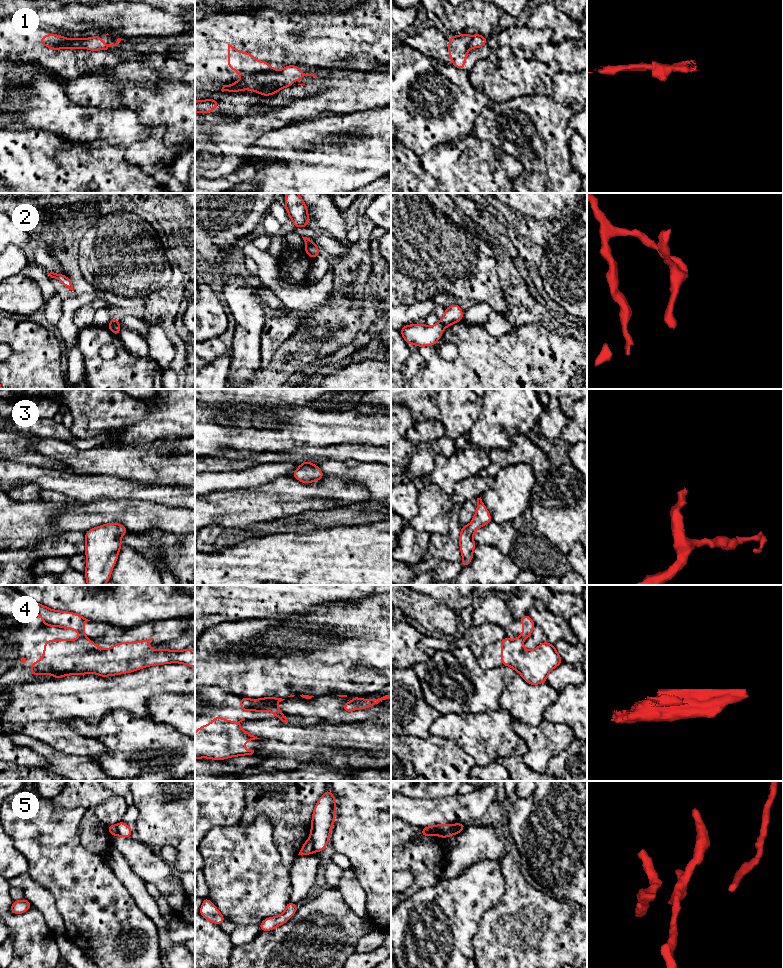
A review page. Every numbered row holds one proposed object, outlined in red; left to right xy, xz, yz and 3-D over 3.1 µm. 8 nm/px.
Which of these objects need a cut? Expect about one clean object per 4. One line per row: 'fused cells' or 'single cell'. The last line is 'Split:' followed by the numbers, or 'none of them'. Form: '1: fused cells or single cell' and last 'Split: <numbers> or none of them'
1: fused cells
2: fused cells
3: single cell
4: fused cells
5: fused cells
Split: 1, 2, 4, 5

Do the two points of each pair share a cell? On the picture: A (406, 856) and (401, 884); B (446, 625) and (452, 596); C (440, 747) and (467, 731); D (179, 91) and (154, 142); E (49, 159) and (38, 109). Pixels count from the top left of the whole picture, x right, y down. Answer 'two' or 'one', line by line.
A: two
B: two
C: two
D: two
E: two

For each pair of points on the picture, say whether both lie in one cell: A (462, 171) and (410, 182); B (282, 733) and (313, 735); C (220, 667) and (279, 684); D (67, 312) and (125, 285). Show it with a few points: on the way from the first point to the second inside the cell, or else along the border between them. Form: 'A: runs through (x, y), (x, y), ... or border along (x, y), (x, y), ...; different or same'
A: runs through (449, 175), (432, 175), (423, 182); same
B: runs through (290, 733), (305, 735); same
C: runs through (235, 674), (250, 678), (264, 678); same
D: border along (97, 289), (133, 298); different

